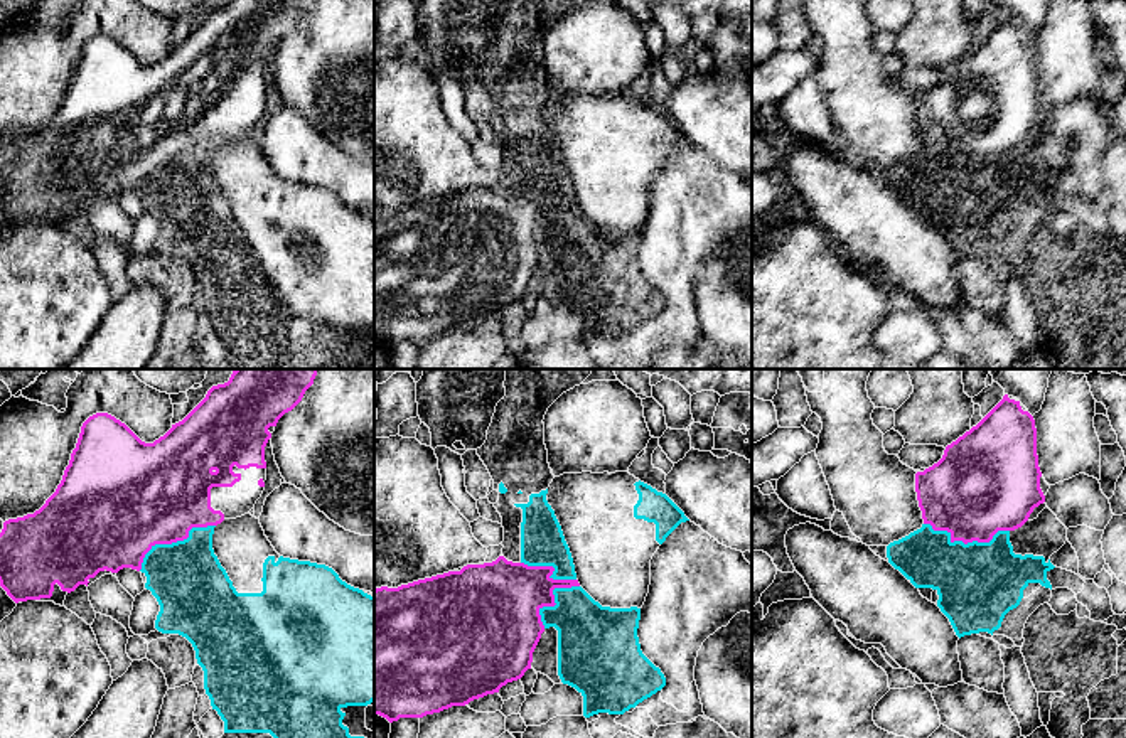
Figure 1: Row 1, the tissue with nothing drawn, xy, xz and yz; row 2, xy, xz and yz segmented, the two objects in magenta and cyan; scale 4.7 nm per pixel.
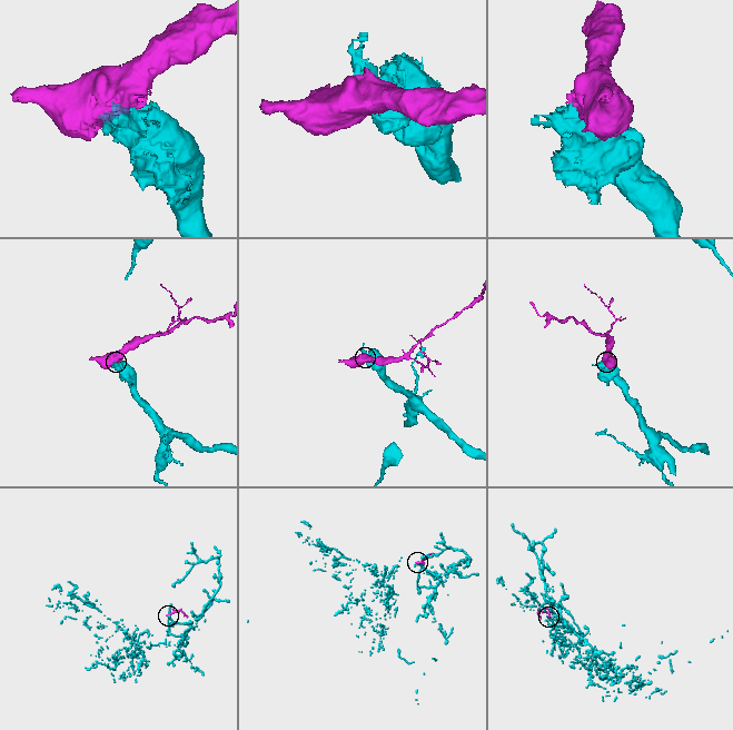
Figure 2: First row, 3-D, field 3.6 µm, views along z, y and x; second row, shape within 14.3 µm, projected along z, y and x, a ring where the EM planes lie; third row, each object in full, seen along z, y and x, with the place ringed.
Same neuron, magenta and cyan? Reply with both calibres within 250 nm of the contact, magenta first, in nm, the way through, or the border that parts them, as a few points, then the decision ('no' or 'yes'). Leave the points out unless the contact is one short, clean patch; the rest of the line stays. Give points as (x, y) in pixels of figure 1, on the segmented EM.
440 nm thick on the magenta side, 400 nm on the other; no

